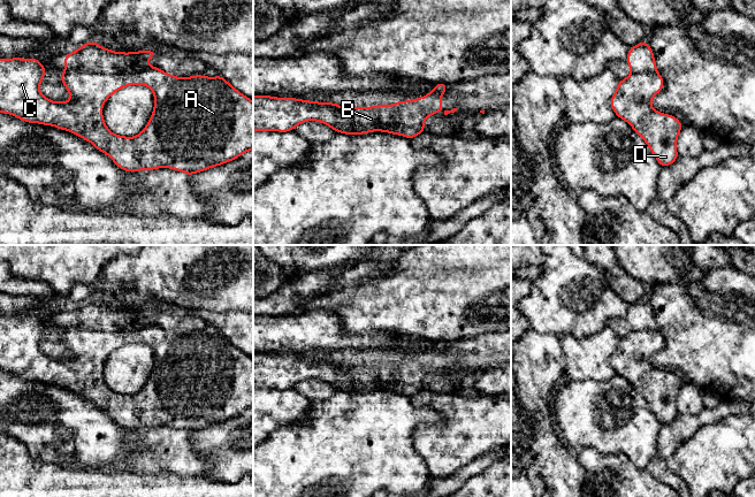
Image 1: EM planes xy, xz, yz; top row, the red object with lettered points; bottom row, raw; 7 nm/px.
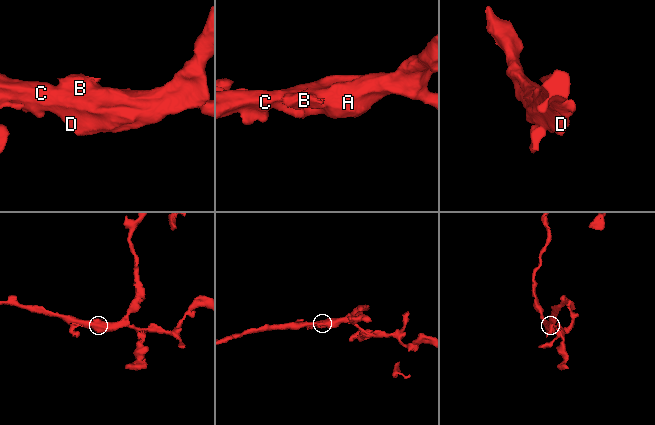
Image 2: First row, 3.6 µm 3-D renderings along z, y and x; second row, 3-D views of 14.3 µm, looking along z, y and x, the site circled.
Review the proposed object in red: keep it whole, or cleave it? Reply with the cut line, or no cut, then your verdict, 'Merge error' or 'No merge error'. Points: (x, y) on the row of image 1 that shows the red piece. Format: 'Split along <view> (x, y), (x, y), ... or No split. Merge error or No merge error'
Split along xy (150, 66), (128, 74), (97, 74), (82, 69), (65, 71). Merge error

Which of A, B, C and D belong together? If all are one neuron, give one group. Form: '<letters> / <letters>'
A C D / B

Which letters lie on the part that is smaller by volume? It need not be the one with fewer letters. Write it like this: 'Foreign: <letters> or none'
Foreign: B

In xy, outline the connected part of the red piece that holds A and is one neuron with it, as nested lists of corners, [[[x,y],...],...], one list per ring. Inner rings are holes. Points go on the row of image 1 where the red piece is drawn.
[[[0,58],[0,113],[16,116],[28,123],[52,125],[69,131],[93,144],[99,152],[107,154],[124,171],[136,173],[171,168],[175,171],[183,171],[191,176],[230,162],[253,150],[253,101],[236,90],[222,75],[215,77],[204,75],[176,77],[158,67],[145,68],[129,75],[97,74],[73,69],[60,75],[60,79],[70,93],[68,101],[52,101],[40,93],[40,83],[45,75],[46,69],[38,59]],[[130,85],[150,87],[154,95],[154,107],[146,127],[138,135],[125,137],[115,135],[107,128],[102,107],[115,92]]]

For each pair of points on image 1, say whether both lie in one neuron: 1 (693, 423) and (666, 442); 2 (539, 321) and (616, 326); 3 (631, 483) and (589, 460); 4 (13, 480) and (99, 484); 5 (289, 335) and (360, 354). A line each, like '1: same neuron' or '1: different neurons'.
1: same neuron
2: different neurons
3: same neuron
4: same neuron
5: different neurons

